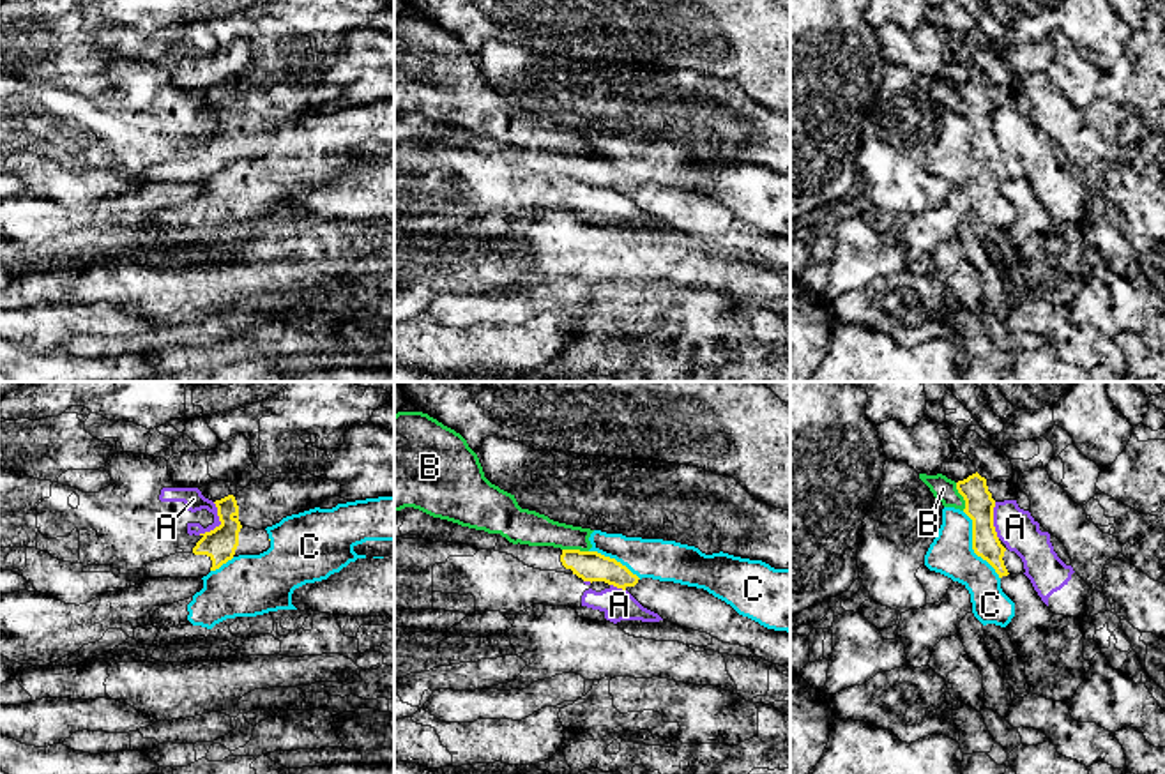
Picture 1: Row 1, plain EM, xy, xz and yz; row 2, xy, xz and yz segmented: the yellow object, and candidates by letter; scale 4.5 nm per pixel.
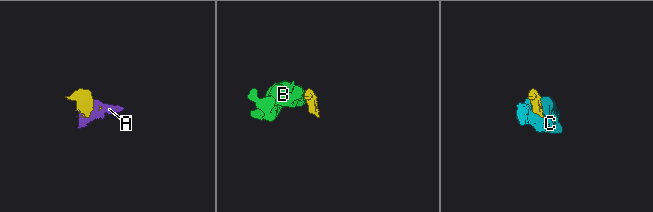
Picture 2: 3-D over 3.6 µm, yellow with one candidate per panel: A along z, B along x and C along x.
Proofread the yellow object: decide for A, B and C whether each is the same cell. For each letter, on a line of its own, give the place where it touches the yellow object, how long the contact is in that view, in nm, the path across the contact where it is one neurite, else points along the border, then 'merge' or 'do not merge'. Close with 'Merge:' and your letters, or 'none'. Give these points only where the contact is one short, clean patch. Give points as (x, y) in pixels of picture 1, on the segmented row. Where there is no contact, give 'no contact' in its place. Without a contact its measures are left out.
A: meets yellow in xy at (221, 523); contact 170 nm long; border along xy (214, 502), (220, 523), (198, 534); do not merge
B: meets yellow in yz at (962, 495); contact 130 nm long; border along yz (955, 483), (964, 500), (964, 509); do not merge
C: meets yellow in yz at (973, 546); contact 360 nm long; do not merge
Merge: none

